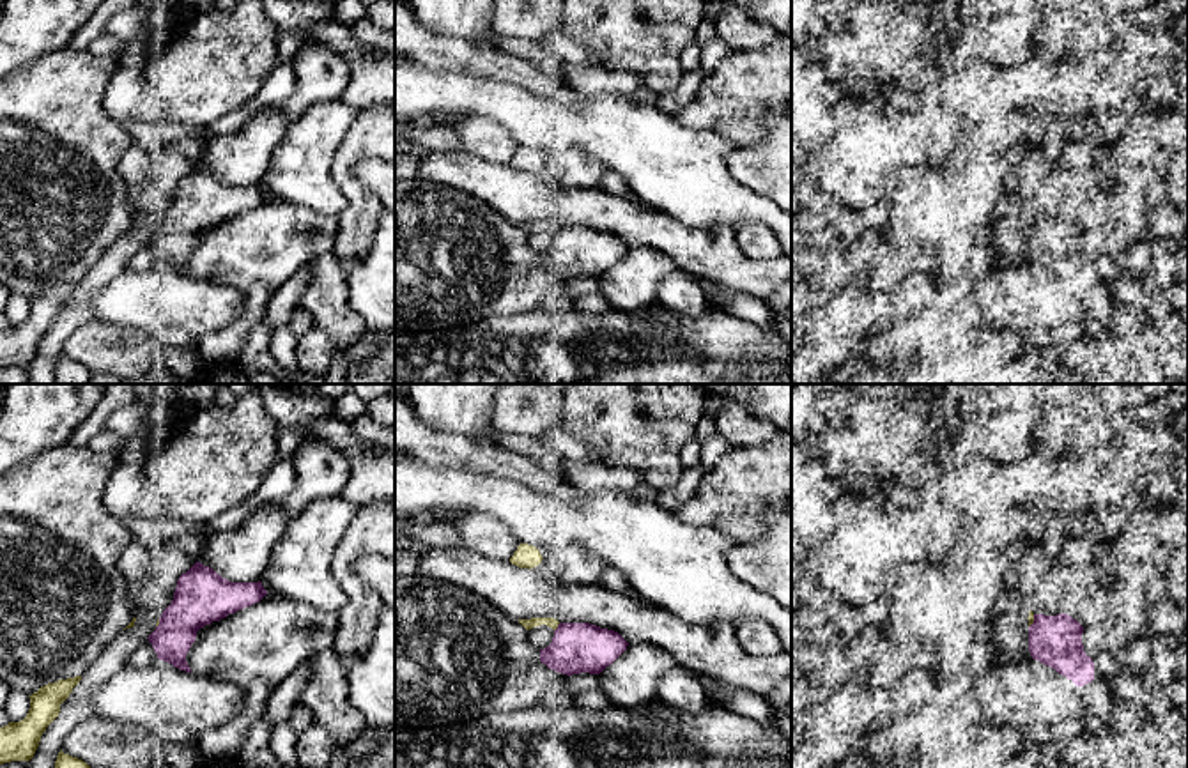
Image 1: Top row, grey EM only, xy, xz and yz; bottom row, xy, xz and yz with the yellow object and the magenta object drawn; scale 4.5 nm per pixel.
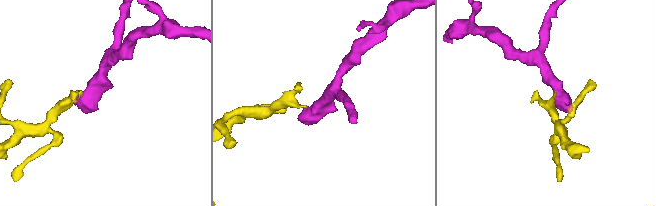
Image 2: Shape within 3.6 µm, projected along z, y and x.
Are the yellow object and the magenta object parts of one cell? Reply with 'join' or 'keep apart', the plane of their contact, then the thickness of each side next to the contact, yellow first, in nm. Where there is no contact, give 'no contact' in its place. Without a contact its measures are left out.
keep apart; contact in xz; calibres 50 and 220 nm

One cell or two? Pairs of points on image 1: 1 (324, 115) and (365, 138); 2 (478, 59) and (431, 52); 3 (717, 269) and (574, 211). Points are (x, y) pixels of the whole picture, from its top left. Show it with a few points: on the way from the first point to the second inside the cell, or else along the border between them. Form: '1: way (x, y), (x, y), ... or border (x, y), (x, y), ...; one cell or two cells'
1: border (360, 110), (333, 160), (333, 167); two cells
2: way (466, 57), (443, 52); one cell
3: way (682, 243), (609, 213); one cell

